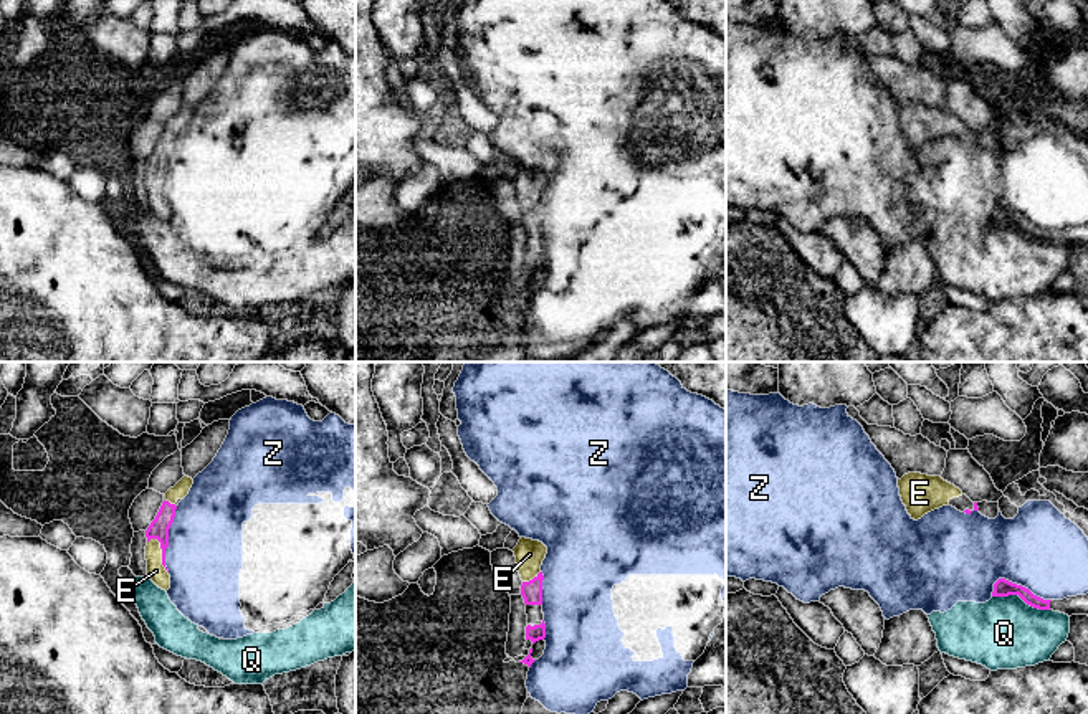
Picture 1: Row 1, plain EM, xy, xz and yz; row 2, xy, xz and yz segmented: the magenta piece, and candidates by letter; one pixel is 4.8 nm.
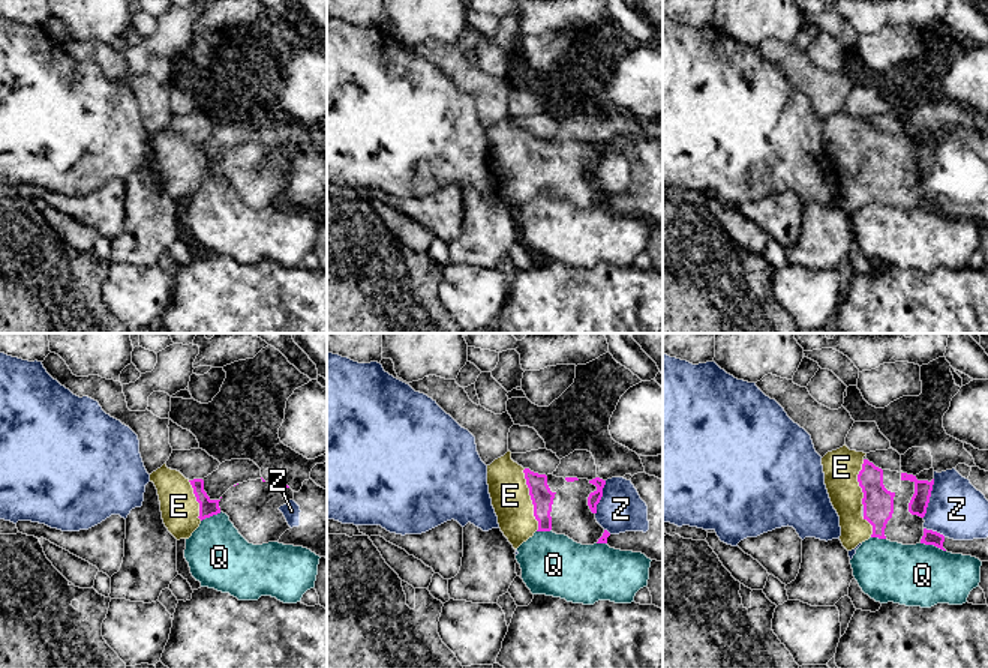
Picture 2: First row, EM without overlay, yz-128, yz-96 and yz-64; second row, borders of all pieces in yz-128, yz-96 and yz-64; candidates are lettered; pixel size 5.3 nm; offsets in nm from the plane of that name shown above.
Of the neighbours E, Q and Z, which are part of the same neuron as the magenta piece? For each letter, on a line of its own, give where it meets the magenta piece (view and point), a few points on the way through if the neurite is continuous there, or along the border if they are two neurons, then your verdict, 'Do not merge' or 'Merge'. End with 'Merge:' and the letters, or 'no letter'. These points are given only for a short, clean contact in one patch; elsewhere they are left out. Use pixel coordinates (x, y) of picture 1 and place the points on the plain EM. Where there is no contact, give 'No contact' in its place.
E: Touches magenta at xy (162, 184). Path across: xy (159, 157), (162, 184), (156, 190), (156, 200). Merge
Q: Touches magenta at yz (1021, 227). Do not merge
Z: Touches magenta at yz (1021, 215). Do not merge
Merge: E

